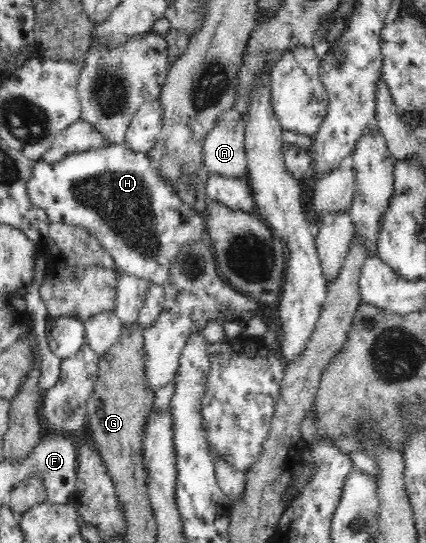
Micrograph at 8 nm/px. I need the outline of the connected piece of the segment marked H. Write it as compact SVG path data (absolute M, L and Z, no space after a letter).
M109 144L107 147L69 153L60 162L46 163L43 158L34 162L34 172L28 181L28 197L34 207L48 215L50 223L65 223L86 229L98 239L114 259L120 272L143 278L149 283L166 286L170 280L170 266L182 246L205 237L206 220L180 199L172 182L160 177L158 169L146 152L134 152L126 144Z

